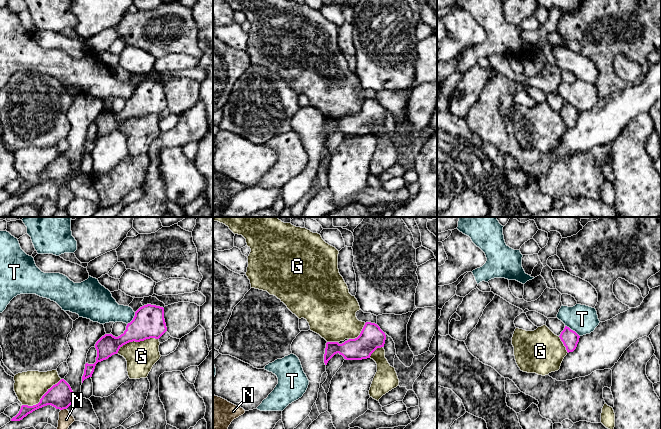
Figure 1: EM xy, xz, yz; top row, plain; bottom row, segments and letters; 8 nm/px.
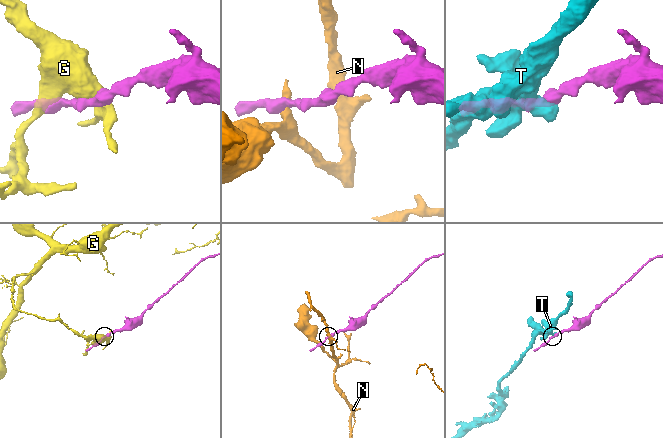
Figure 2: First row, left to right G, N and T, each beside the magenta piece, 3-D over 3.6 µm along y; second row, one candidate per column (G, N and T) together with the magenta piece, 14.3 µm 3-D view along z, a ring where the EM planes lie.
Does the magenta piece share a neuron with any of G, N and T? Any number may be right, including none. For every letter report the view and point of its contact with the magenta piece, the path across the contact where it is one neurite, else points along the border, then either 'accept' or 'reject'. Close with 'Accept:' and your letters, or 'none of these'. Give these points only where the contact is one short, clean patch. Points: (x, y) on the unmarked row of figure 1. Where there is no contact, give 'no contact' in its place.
G: meets magenta in xy at (136, 117); reject
N: meets magenta in xy at (63, 184); border along xy (66, 184), (61, 186); reject
T: meets magenta in yz at (572, 106); border along yz (565, 101), (579, 112); reject
Accept: none of these

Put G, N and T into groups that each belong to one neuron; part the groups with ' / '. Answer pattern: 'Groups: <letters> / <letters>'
Groups: G / N / T

